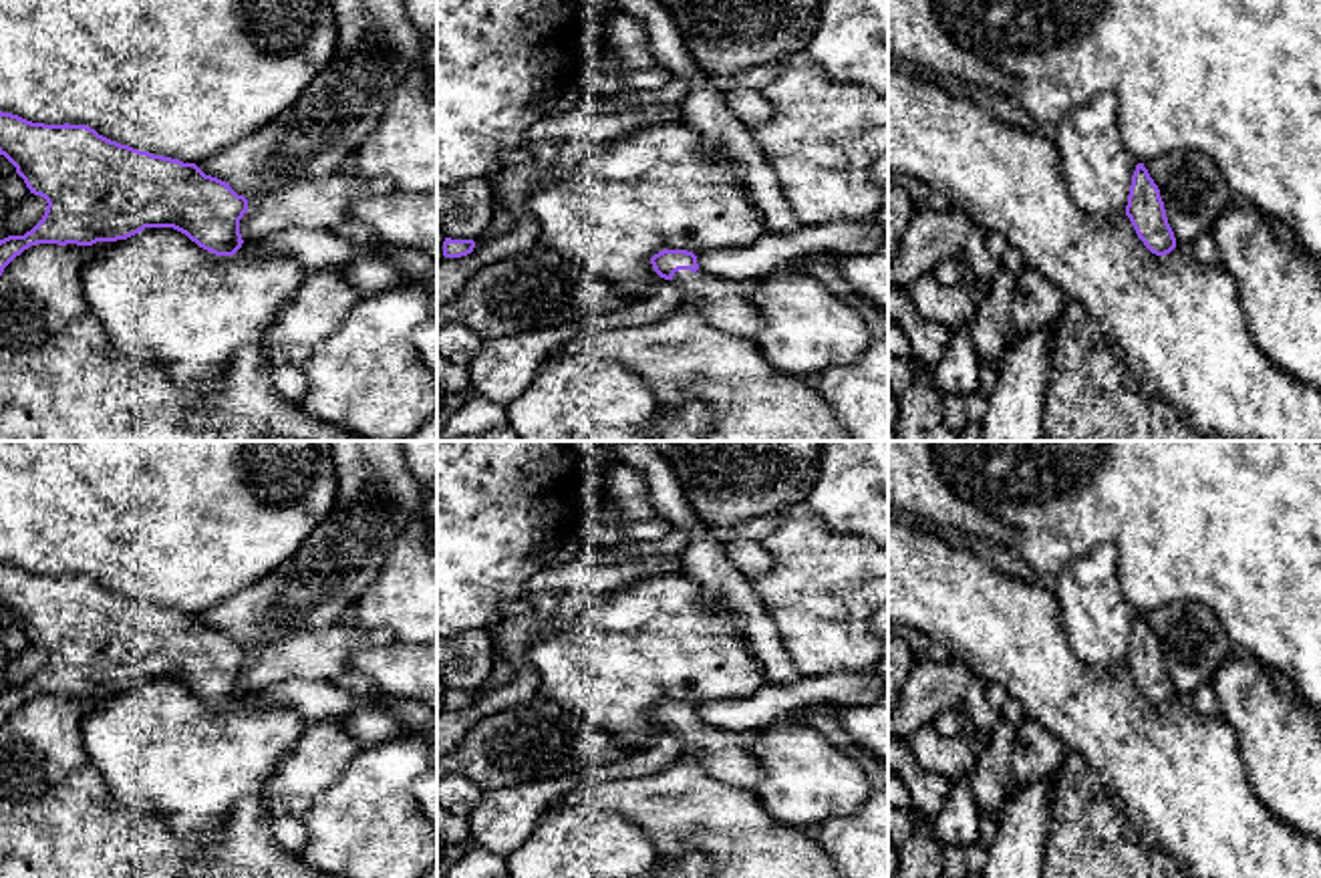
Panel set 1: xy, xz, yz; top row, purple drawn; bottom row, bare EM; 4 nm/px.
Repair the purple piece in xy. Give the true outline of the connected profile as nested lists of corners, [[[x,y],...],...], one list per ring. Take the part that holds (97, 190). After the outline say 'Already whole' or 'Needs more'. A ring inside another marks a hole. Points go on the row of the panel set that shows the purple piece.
[[[2,111],[0,155],[16,167],[30,193],[48,203],[30,232],[0,240],[0,276],[30,246],[93,246],[127,240],[145,228],[173,228],[215,256],[234,256],[244,244],[240,220],[248,211],[248,199],[195,163],[121,145],[87,125],[32,123]]]. Already whole

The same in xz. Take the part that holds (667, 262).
[[[663,250],[650,258],[650,264],[660,278],[675,280],[685,294],[685,304],[699,310],[717,330],[741,338],[753,338],[761,330],[763,318],[743,280],[701,272],[697,256],[687,250]]]. Needs more

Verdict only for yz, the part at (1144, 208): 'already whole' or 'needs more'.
already whole

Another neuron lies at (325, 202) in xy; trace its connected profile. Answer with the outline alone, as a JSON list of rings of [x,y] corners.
[[[342,169],[292,181],[276,191],[246,197],[248,211],[240,220],[240,234],[244,242],[258,244],[292,228],[338,232],[352,220],[350,209],[358,199],[379,197],[395,187],[389,177],[369,179]]]

